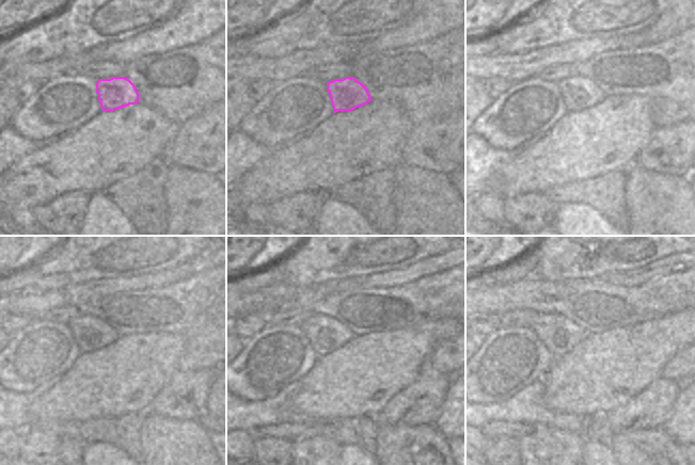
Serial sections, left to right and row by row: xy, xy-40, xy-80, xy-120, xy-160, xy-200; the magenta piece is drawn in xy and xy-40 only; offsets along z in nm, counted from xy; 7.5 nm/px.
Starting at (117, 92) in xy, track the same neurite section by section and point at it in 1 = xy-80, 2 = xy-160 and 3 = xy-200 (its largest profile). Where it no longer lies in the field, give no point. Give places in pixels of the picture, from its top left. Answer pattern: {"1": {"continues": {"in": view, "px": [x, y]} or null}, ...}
{"1": {"continues": {"in": "xy-80", "px": [579, 93]}}, "2": {"continues": {"in": "xy-160", "px": [325, 334]}}, "3": {"continues": {"in": "xy-200", "px": [558, 334]}}}

